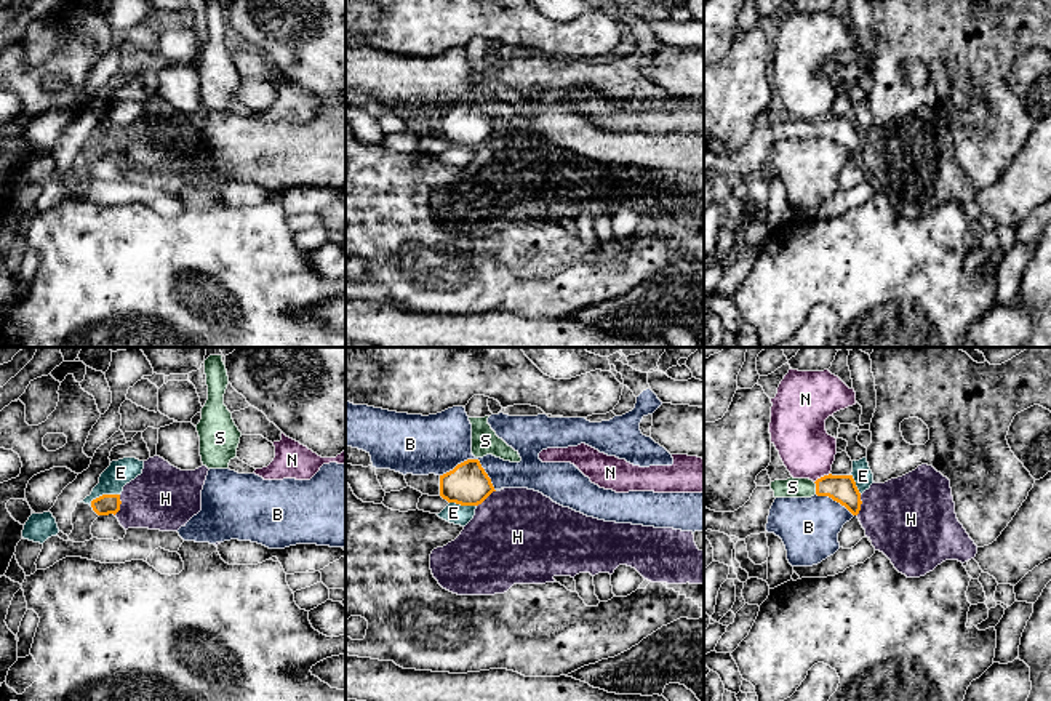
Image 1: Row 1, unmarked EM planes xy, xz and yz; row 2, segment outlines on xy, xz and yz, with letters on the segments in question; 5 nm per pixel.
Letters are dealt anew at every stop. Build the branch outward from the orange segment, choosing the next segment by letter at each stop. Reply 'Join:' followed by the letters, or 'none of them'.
Join: S

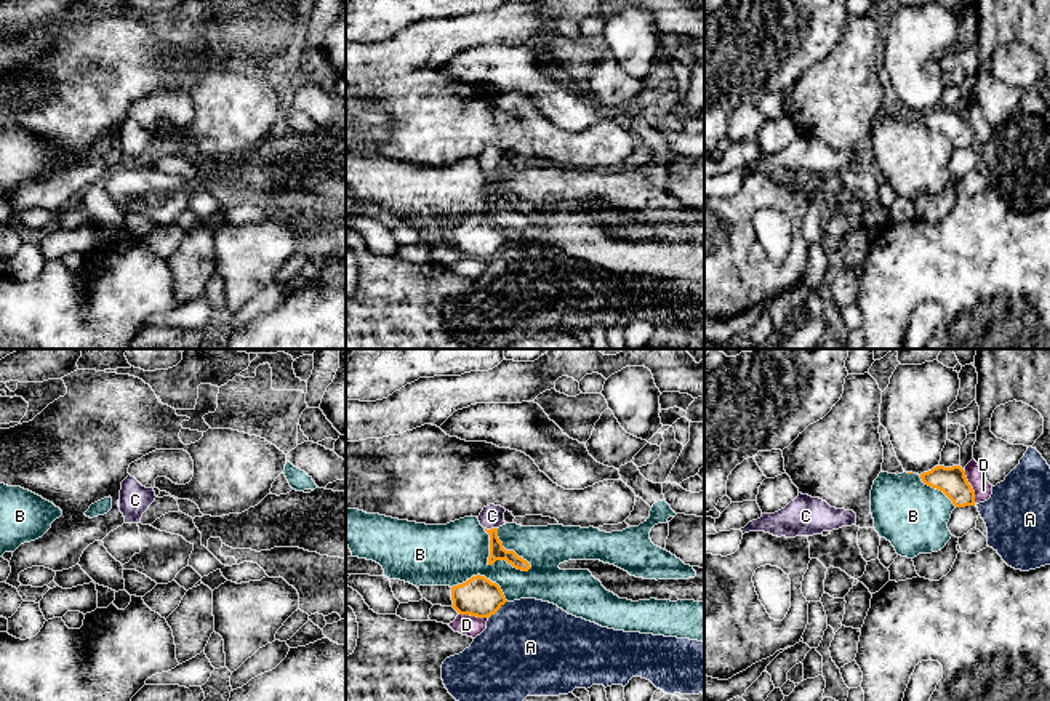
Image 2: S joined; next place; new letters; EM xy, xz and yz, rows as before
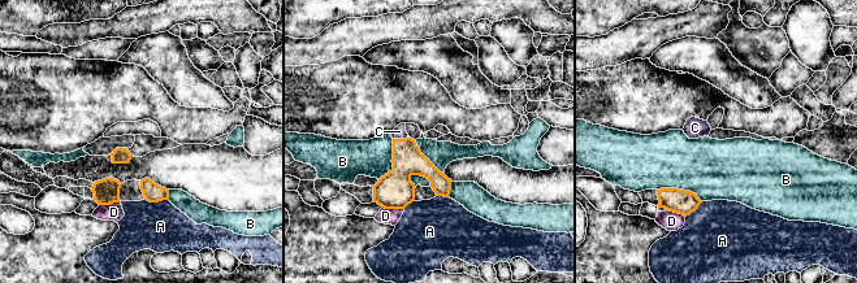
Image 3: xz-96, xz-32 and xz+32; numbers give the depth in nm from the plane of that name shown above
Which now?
Join: C

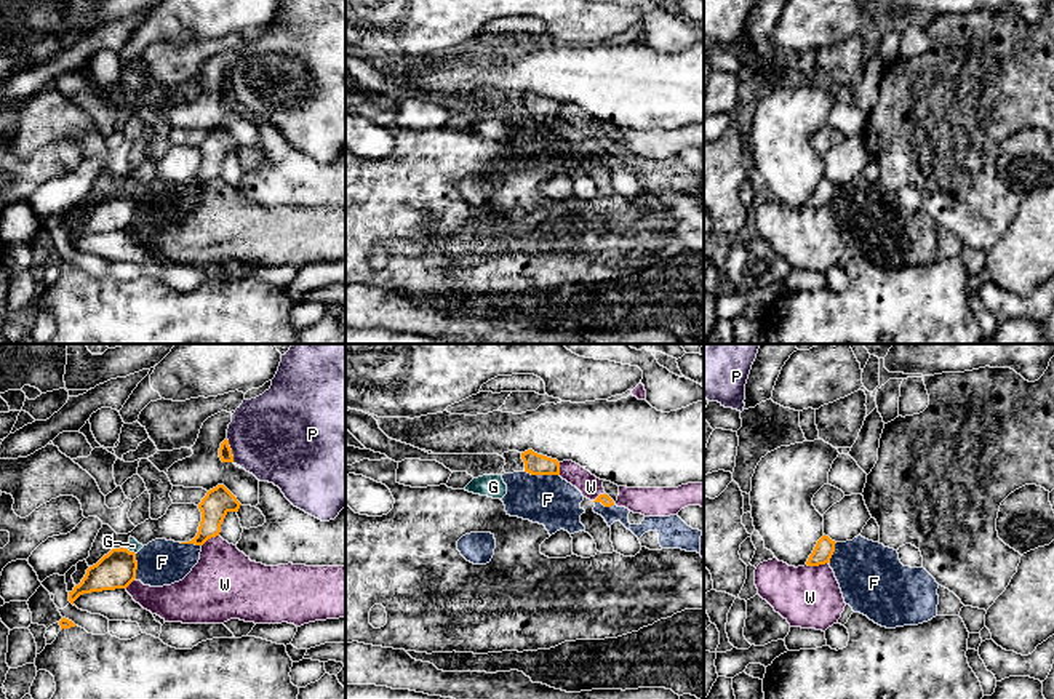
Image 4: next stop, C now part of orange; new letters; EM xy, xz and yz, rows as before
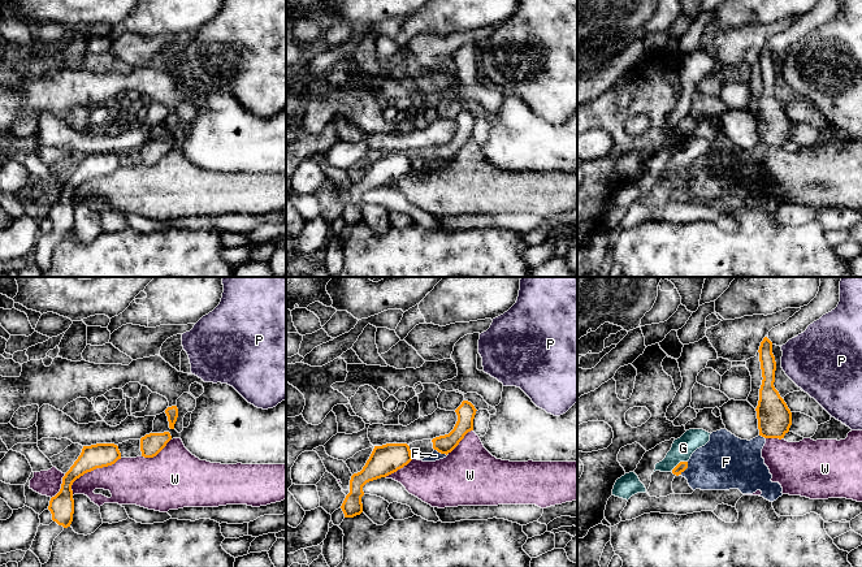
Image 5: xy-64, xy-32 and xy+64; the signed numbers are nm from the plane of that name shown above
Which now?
Join: none of them

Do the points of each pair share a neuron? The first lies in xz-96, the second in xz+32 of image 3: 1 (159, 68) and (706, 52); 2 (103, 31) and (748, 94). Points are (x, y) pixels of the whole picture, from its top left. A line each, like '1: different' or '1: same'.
1: same
2: different

